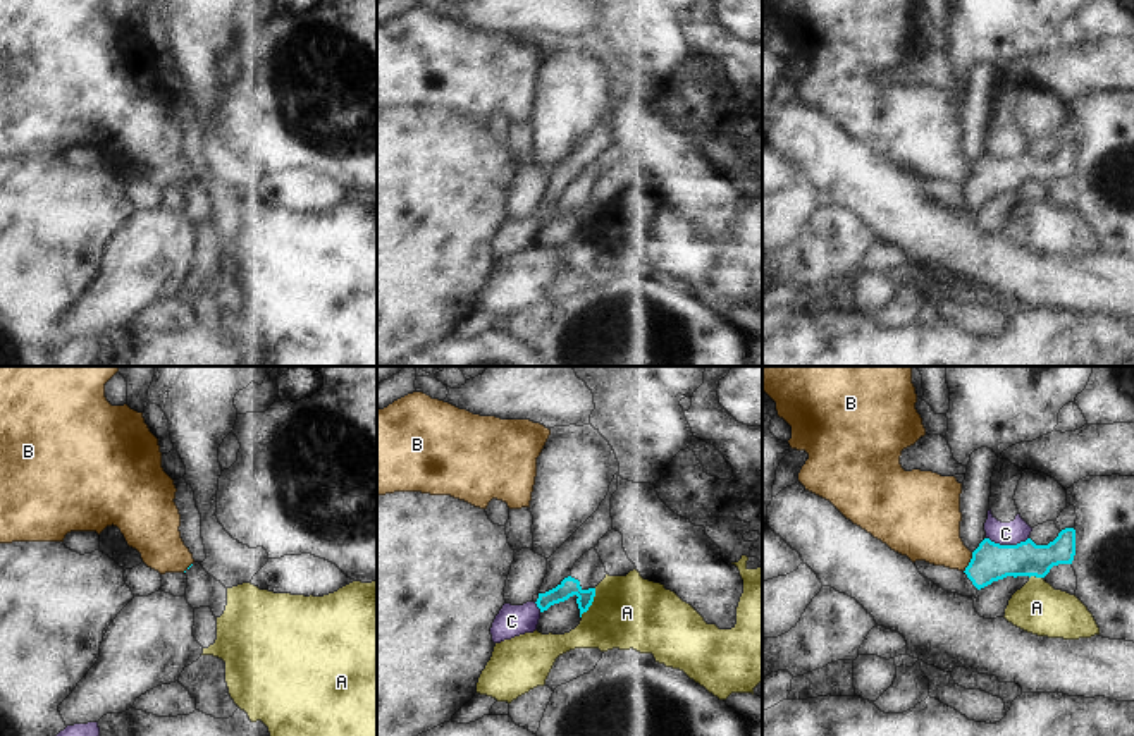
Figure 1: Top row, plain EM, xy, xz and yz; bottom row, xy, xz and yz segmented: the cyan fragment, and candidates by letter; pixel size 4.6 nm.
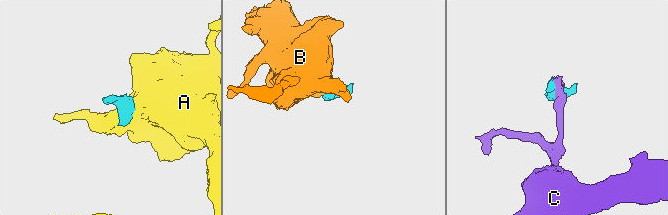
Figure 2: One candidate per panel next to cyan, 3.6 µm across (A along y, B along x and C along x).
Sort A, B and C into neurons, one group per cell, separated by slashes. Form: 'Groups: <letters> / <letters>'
Groups: A / B / C.

